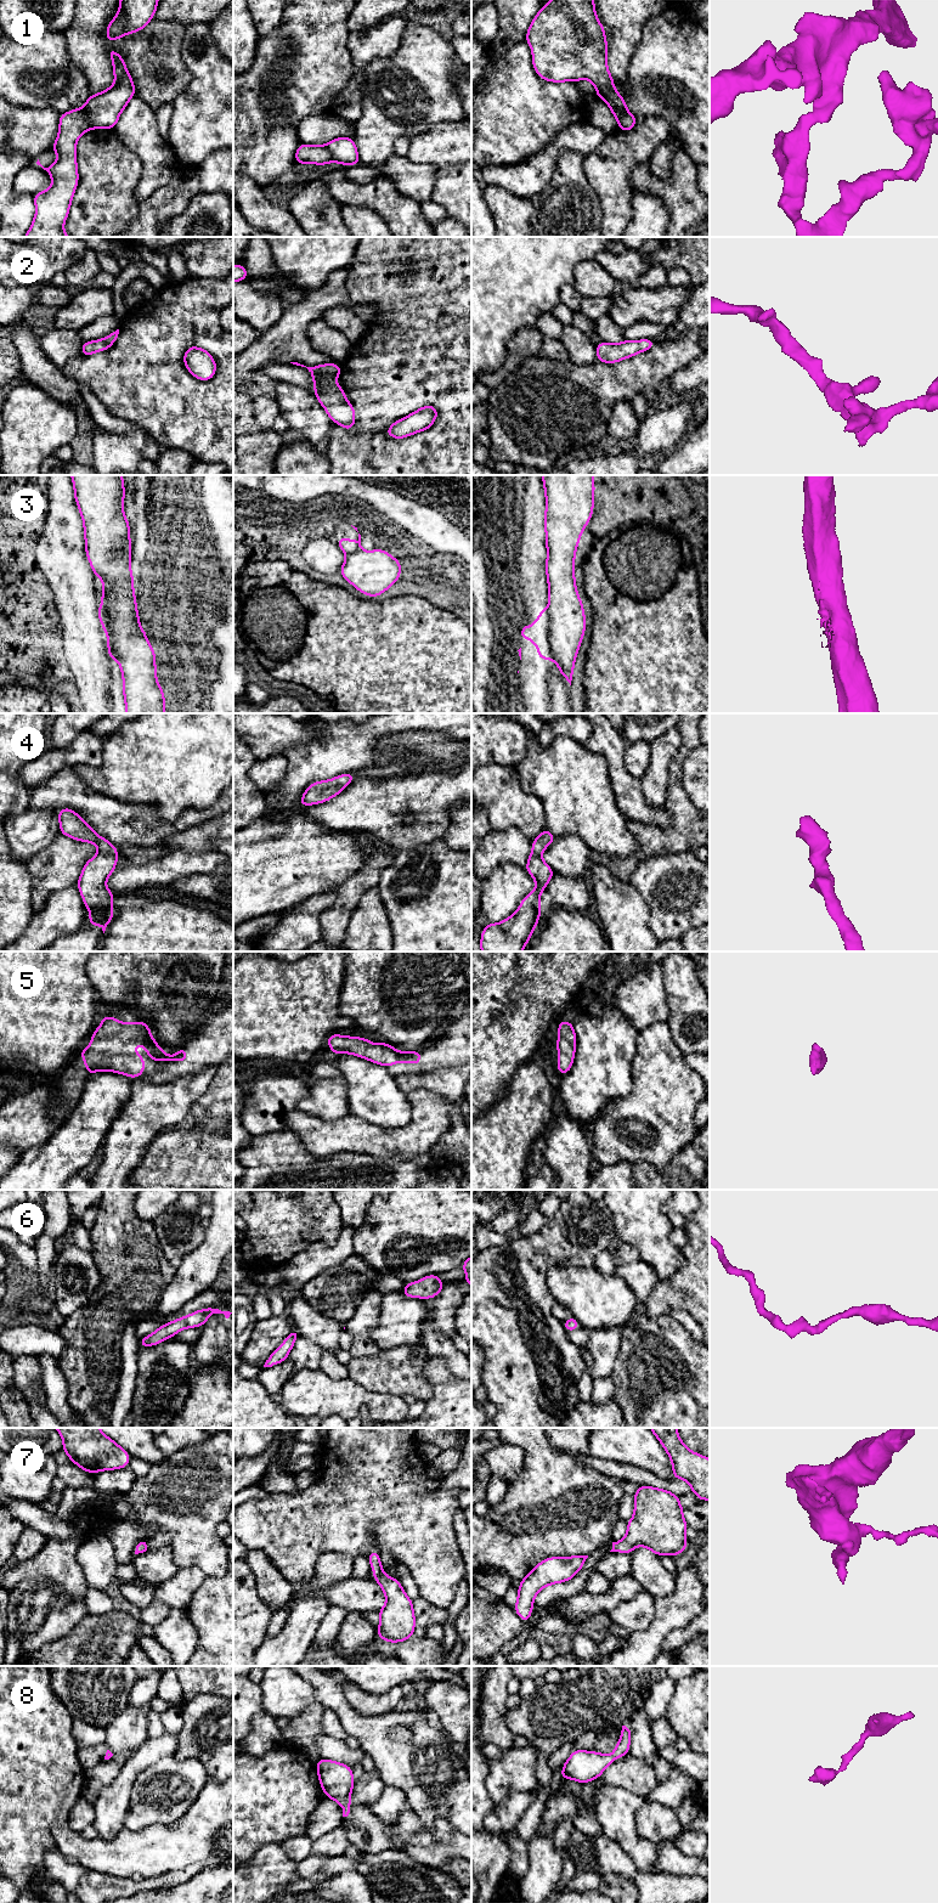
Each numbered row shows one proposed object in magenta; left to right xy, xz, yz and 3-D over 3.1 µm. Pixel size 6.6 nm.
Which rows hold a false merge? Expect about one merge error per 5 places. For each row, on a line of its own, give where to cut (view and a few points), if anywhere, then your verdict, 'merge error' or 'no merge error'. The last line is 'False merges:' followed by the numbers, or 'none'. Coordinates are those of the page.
1: cut xy (82, 108), (92, 126); merge error
2: cut none; no merge error
3: cut yz (547, 609), (552, 656); merge error
4: cut none; no merge error
5: cut none; no merge error
6: cut none; no merge error
7: cut none; no merge error
8: cut none; no merge error
False merges: 1, 3

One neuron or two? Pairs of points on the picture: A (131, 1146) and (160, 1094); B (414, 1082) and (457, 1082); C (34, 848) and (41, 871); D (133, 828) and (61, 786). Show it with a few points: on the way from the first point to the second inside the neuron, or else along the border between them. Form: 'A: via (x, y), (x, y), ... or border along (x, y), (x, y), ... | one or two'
A: via (131, 1133), (152, 1107) | one
B: via (425, 1082), (446, 1082) | one
C: border along (56, 834), (44, 848), (34, 853), (26, 862) | two
D: via (114, 820), (79, 796) | one

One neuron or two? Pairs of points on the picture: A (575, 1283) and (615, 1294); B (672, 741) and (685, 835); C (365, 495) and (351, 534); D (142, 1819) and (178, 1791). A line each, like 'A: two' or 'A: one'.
A: one
B: two
C: two
D: one

